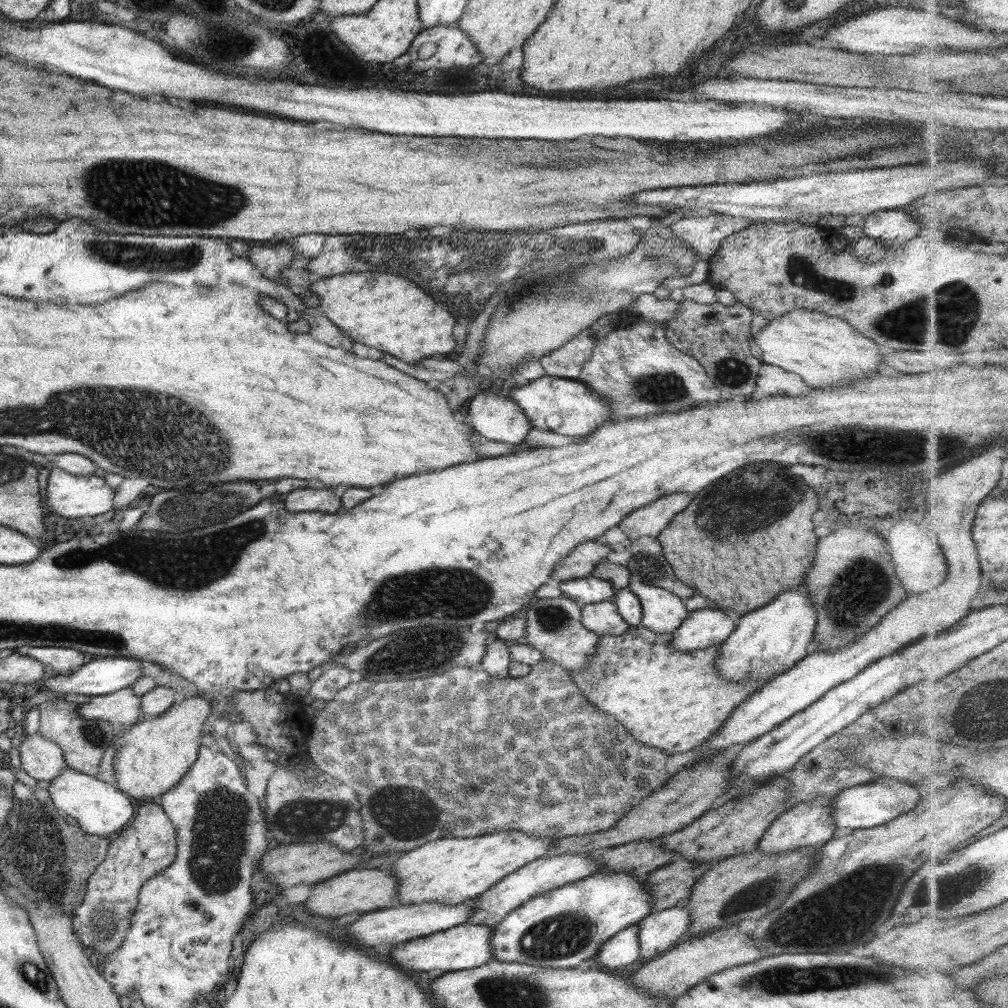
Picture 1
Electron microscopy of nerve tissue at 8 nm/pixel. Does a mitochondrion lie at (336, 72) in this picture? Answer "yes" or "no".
no

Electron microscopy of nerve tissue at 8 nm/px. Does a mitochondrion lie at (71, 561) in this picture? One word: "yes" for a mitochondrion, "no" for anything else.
yes

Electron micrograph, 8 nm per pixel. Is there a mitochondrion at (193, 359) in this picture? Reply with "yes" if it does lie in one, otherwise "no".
no

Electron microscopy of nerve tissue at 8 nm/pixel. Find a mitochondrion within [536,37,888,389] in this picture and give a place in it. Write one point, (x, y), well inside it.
(803, 272)

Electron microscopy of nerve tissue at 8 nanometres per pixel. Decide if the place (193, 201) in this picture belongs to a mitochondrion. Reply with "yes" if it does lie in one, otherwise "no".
yes

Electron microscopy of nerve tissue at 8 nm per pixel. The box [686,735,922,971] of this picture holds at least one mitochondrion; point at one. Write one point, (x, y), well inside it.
(776, 933)

